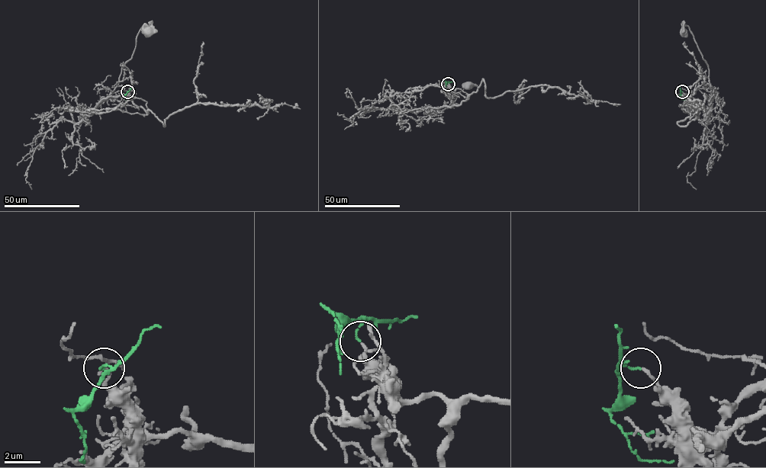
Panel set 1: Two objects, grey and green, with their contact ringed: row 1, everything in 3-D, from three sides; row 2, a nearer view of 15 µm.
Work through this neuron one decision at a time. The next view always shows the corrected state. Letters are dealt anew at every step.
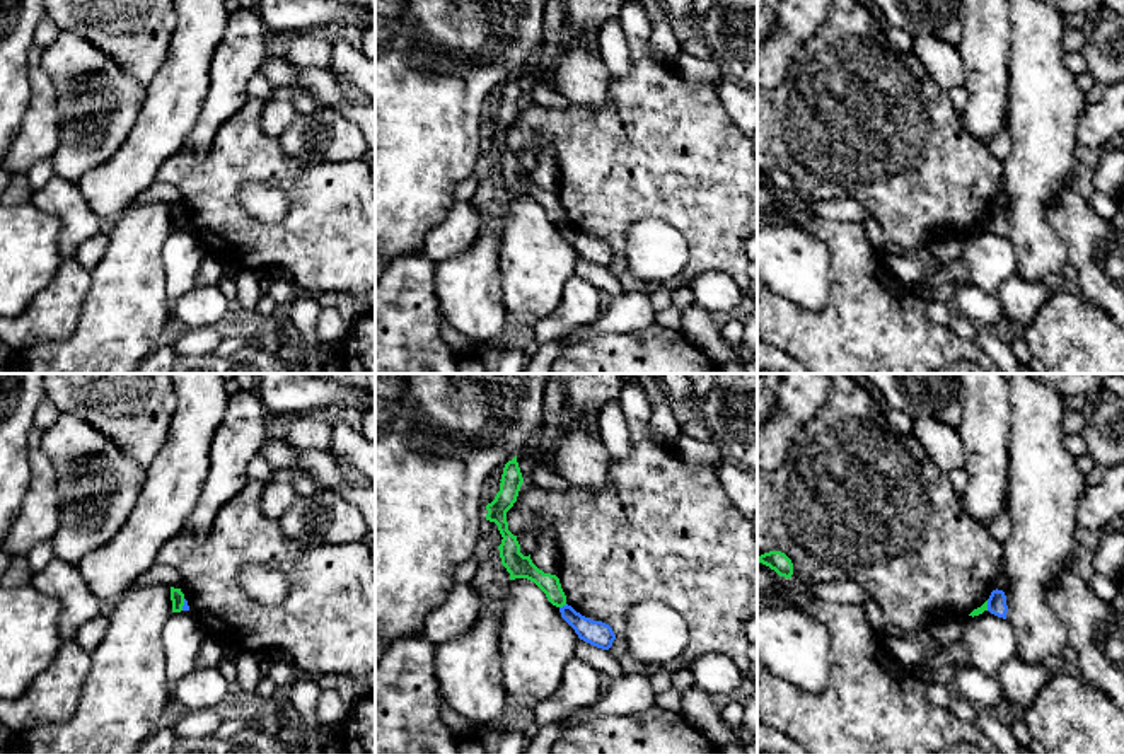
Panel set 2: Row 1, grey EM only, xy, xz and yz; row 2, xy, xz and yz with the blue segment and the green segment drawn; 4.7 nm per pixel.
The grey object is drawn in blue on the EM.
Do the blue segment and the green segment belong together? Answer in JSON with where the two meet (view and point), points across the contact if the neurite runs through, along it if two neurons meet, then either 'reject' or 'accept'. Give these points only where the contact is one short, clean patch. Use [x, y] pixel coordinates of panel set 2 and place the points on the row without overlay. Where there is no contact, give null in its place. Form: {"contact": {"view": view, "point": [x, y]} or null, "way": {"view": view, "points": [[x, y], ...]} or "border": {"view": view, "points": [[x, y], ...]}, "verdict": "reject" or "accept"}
{"contact": {"view": "xz", "point": [563, 224]}, "border": {"view": "xz", "points": [[567, 222], [560, 226]]}, "verdict": "reject"}

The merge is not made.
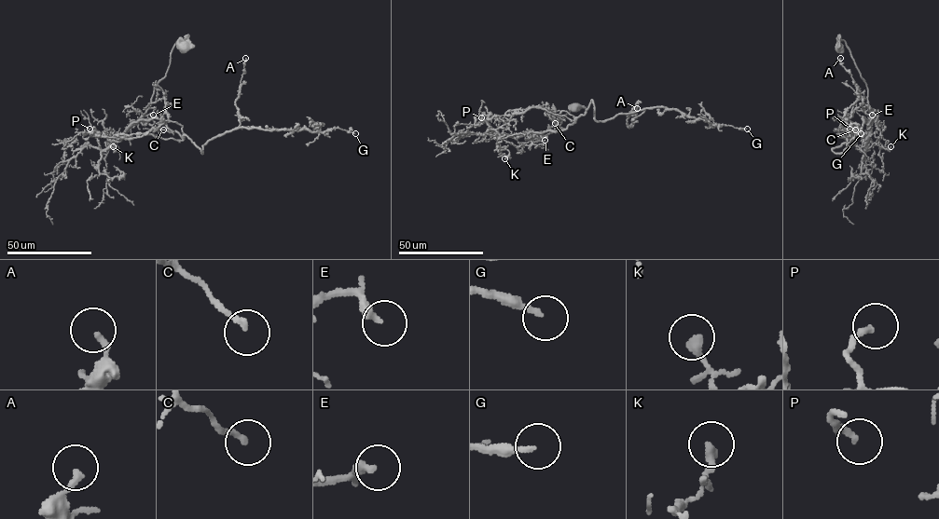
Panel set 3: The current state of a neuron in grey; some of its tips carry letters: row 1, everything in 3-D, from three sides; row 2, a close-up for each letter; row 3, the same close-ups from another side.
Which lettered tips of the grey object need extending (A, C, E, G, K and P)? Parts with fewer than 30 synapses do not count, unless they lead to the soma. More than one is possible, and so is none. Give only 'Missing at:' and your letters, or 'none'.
Missing at: none

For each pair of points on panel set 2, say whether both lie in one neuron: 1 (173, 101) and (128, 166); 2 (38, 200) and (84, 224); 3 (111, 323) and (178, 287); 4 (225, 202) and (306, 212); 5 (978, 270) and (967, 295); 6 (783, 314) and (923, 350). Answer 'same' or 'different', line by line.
1: same
2: same
3: different
4: same
5: different
6: same

